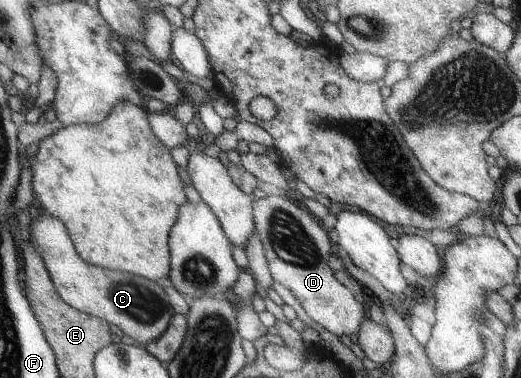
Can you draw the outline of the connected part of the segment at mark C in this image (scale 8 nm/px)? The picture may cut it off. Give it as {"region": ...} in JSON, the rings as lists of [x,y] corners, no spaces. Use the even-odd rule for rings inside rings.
{"region":[[[44,211],[40,212],[31,225],[31,241],[44,255],[60,298],[72,308],[118,326],[140,346],[155,341],[170,328],[176,312],[167,291],[151,279],[88,263],[75,249],[74,240],[63,221],[44,216]]]}

